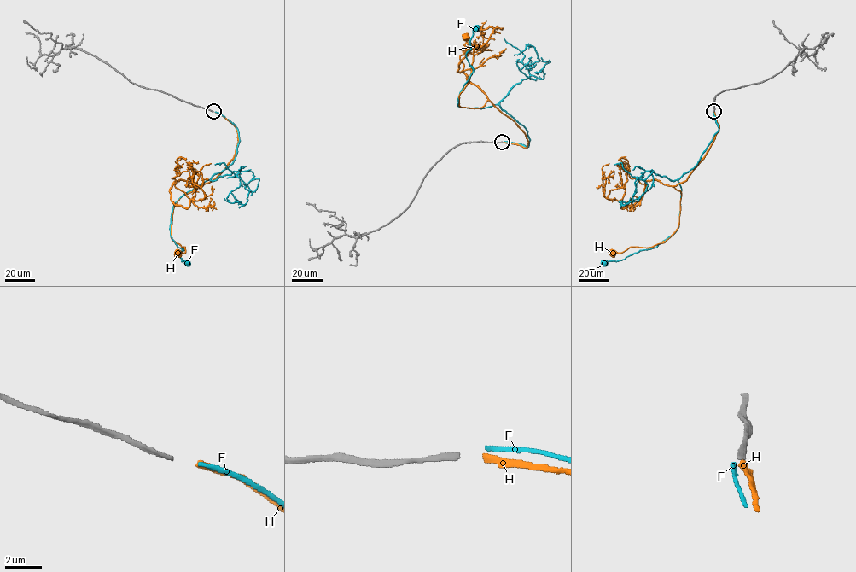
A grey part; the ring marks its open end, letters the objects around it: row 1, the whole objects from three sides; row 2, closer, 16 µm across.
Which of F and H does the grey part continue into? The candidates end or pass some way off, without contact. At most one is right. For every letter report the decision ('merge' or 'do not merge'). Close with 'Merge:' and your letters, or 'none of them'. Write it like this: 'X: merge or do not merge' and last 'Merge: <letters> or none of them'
F: do not merge
H: merge
Merge: H

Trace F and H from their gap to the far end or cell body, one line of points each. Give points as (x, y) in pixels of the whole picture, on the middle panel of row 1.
F: (504, 142), (527, 147), (529, 139), (498, 104), (457, 104), (473, 71), (465, 55), (477, 28)
H: (504, 142), (526, 148), (528, 140), (490, 101), (479, 108), (458, 105), (473, 56), (474, 46), (465, 37)

